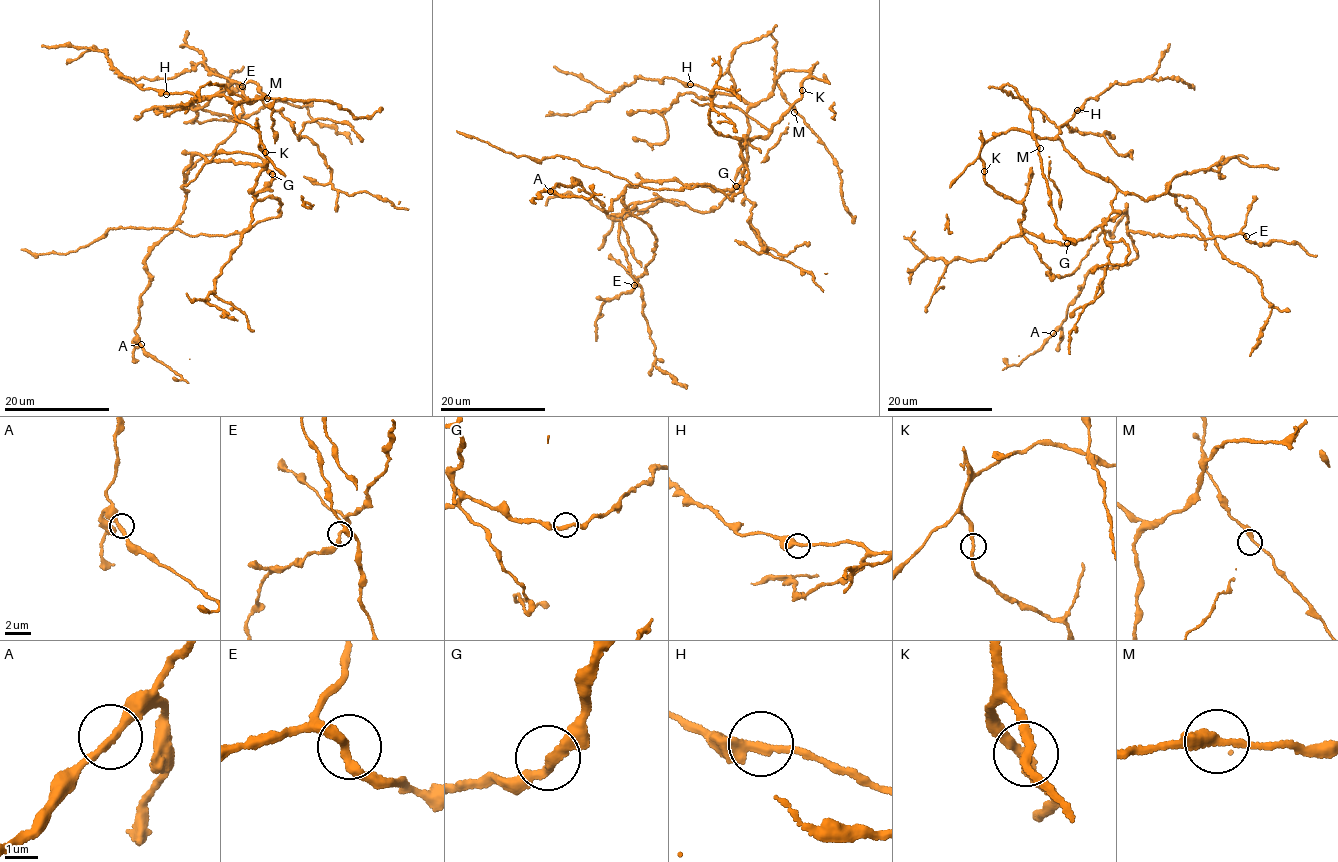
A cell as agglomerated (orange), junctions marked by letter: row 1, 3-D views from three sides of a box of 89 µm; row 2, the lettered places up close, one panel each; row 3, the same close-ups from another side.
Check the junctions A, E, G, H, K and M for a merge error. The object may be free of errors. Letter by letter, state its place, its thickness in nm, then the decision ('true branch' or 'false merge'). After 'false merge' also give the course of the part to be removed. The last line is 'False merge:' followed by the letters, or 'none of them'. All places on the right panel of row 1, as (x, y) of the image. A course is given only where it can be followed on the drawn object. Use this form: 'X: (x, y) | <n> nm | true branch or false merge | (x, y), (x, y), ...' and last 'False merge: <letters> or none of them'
A: (1053, 333) | 280 nm | true branch
E: (1246, 236) | 300 nm | true branch
G: (1067, 243) | 280 nm | false merge
H: (1077, 110) | 320 nm | true branch
K: (984, 171) | 280 nm | true branch
M: (1040, 148) | 280 nm | true branch
False merge: G

